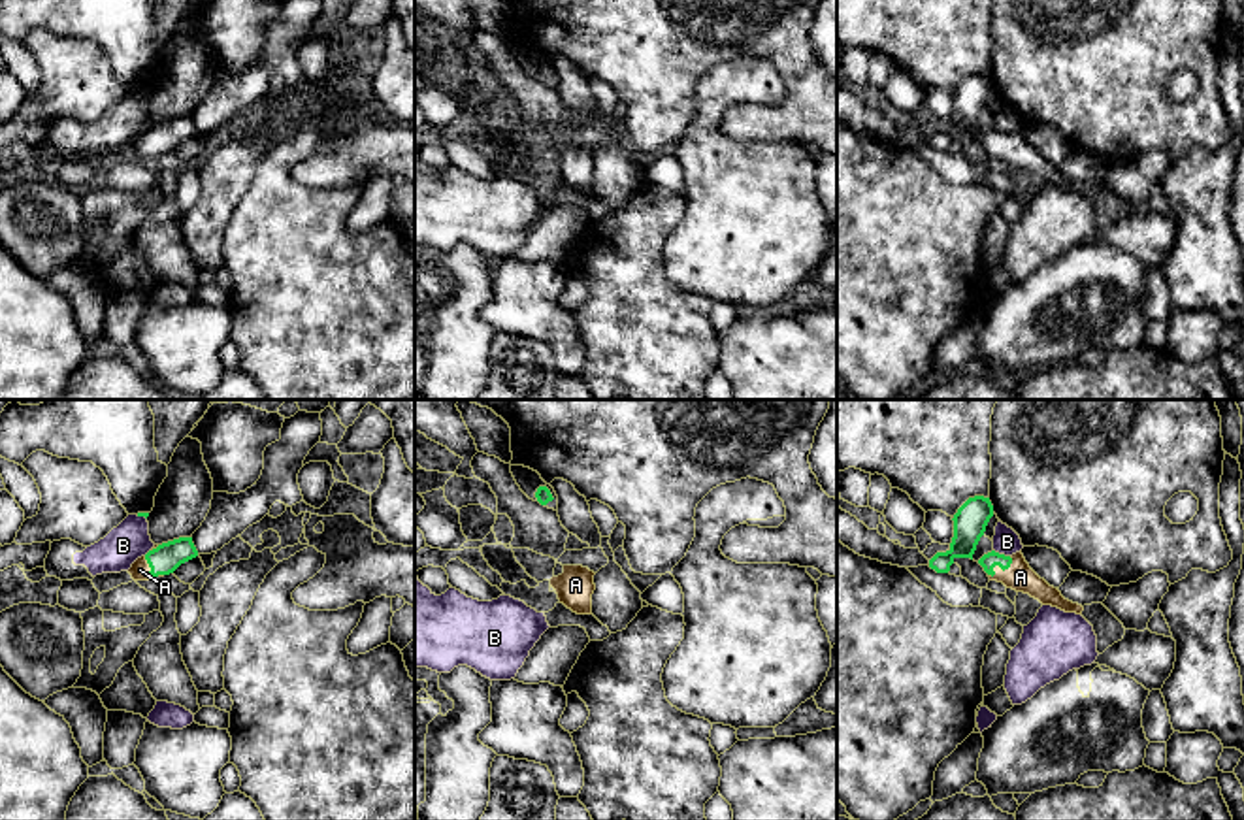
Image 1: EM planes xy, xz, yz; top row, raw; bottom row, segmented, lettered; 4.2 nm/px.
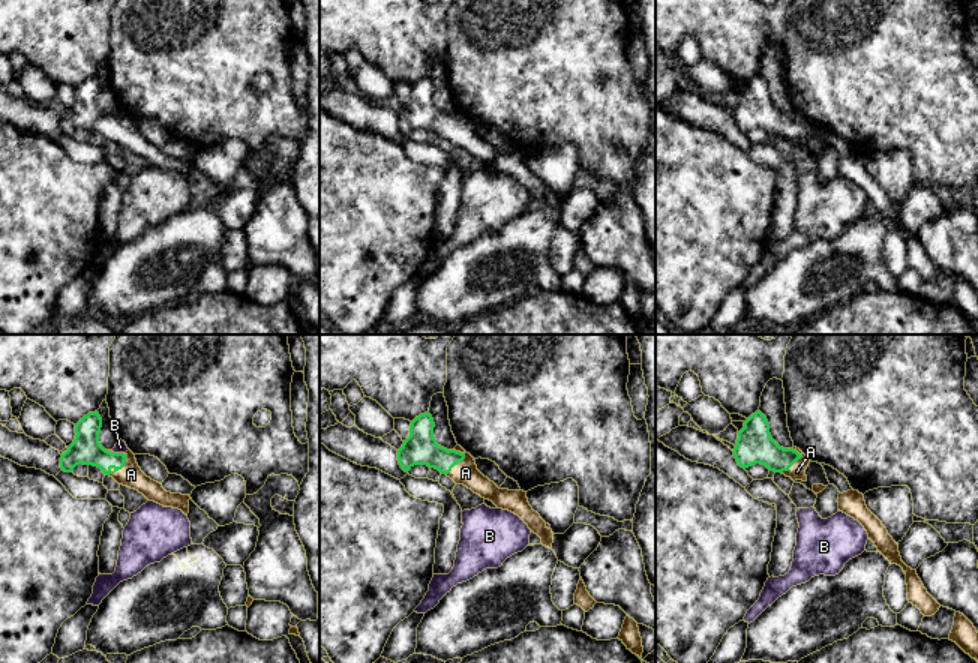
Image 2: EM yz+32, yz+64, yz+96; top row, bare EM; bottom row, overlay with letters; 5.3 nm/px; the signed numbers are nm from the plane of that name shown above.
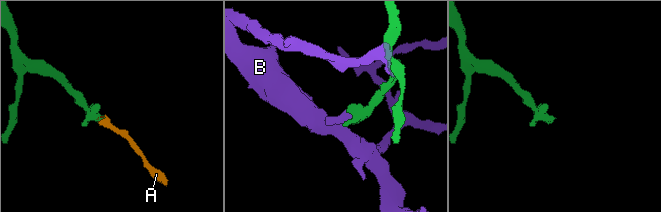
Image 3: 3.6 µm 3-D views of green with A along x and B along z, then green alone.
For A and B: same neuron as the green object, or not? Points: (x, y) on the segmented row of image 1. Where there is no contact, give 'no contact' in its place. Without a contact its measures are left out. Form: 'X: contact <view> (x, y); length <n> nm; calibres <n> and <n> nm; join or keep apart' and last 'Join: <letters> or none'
A: contact yz (999, 566); length 130 nm; calibres 70 and 120 nm; join
B: contact yz (1001, 555); length 80 nm; calibres 70 and 110 nm; keep apart
Join: A

